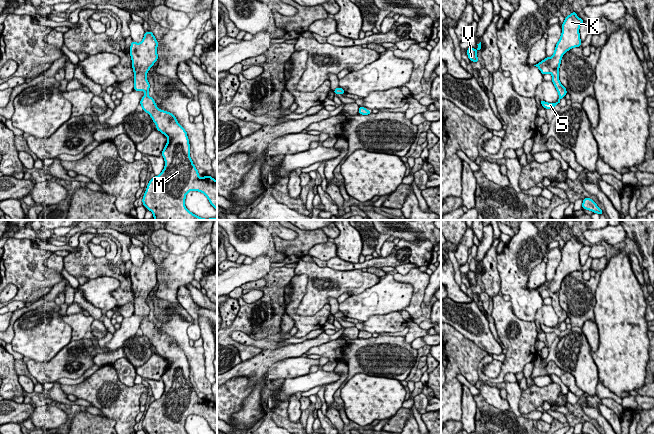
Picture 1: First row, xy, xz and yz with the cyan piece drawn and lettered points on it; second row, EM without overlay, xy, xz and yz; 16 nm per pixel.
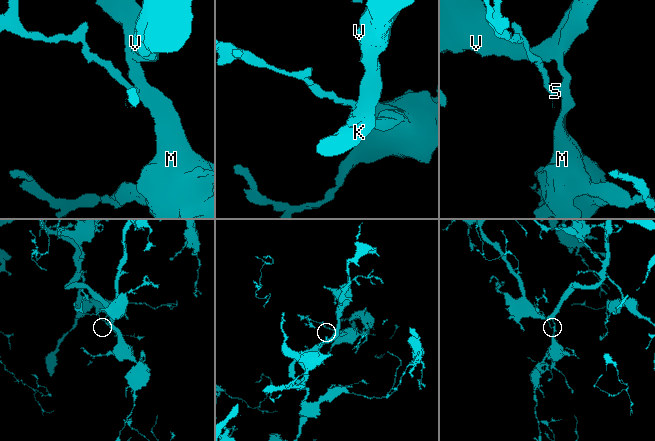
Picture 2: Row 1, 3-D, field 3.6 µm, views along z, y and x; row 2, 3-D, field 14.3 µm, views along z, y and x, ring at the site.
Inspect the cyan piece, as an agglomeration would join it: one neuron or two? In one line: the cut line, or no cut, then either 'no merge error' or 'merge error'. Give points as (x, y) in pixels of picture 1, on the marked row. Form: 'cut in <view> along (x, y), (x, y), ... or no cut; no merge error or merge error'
no cut; no merge error

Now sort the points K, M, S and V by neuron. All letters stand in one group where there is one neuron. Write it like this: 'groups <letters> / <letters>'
groups K M S V

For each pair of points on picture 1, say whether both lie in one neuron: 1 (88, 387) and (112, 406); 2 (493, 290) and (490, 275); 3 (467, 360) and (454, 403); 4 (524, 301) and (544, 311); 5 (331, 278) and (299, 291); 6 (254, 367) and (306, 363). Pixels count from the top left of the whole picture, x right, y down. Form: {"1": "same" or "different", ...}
{"1": "same", "2": "same", "3": "same", "4": "different", "5": "different", "6": "different"}

